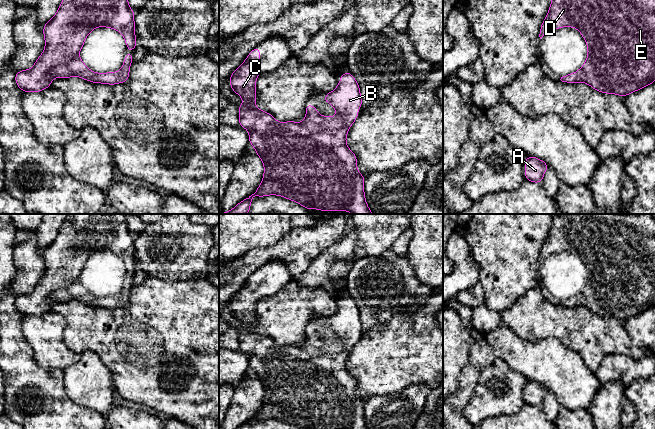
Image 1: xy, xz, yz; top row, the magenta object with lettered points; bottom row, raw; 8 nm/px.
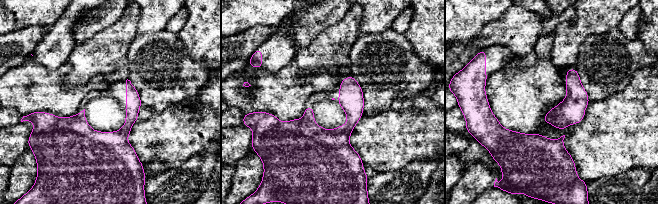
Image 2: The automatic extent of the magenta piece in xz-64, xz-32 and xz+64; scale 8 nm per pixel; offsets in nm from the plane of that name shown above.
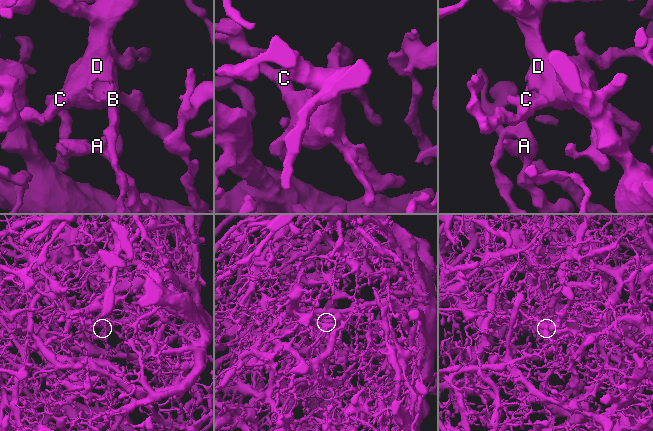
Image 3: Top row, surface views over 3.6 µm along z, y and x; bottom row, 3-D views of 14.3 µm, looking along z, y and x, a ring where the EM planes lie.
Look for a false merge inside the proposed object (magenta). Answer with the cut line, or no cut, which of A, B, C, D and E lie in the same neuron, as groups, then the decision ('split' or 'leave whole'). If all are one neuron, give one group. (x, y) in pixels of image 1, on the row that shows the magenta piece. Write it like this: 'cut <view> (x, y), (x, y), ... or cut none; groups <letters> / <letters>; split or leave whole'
cut none; groups A B C D E; leave whole

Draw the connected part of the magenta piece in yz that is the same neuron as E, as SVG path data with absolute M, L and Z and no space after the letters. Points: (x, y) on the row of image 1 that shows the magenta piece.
M552 0L540 27L540 39L560 27L575 27L588 47L586 62L577 72L561 77L562 82L585 82L601 93L624 97L655 81L655 0Z

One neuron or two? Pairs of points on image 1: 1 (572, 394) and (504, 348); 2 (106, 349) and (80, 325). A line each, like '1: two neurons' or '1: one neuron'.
1: one neuron
2: one neuron

